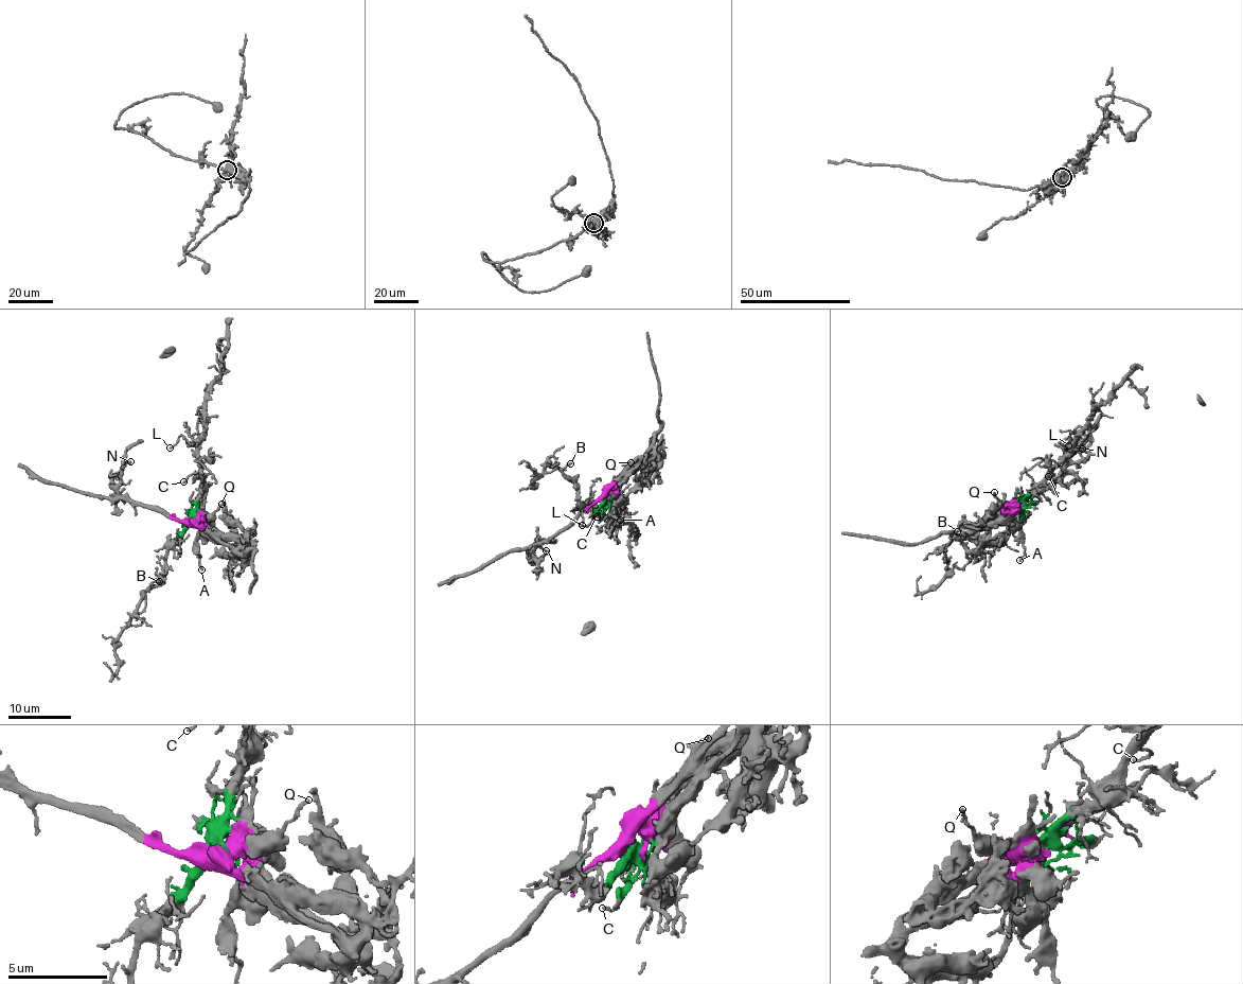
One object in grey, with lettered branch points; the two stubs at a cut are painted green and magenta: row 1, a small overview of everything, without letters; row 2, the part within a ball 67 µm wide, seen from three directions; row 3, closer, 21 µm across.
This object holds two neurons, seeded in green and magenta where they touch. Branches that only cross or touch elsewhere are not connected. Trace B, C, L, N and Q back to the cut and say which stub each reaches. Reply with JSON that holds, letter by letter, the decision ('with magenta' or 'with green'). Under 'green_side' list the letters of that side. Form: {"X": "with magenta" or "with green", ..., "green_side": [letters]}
{"B": "with green", "C": "with green", "L": "with green", "N": "with magenta", "Q": "with magenta", "green_side": ["B", "C", "L"]}

